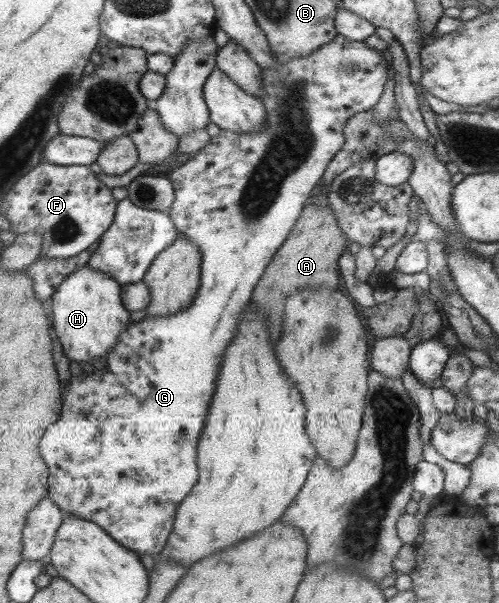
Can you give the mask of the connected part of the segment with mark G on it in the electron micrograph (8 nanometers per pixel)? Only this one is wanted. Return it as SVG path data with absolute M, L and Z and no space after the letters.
M336 34L328 43L320 45L314 59L308 57L308 63L298 65L286 65L287 59L273 55L274 67L261 69L261 92L260 102L264 106L264 127L258 133L232 133L226 129L219 129L218 135L210 137L209 141L196 153L191 154L188 161L180 165L178 169L168 173L167 178L172 184L172 203L168 209L168 216L176 228L177 233L182 233L188 241L196 245L200 252L200 285L193 297L192 304L186 310L170 314L166 317L142 318L138 322L129 322L128 326L118 334L116 344L106 352L106 368L86 375L83 373L70 375L70 381L60 385L62 397L62 409L60 417L46 429L40 439L40 458L48 469L47 495L63 515L72 514L86 521L94 522L103 529L116 543L132 551L136 556L149 555L156 557L164 547L166 539L172 531L173 521L177 505L182 502L192 490L198 477L196 466L196 449L198 437L204 428L204 417L208 413L208 401L212 399L212 389L216 387L216 369L220 367L220 357L224 355L224 347L232 337L236 335L236 321L240 319L240 313L244 305L251 301L252 289L260 279L276 250L292 230L300 216L302 208L310 201L310 191L317 185L322 177L328 162L338 152L344 133L342 126L352 117L352 114L371 109L378 101L386 84L388 62L383 53L368 47L364 42L348 41L340 34Z

